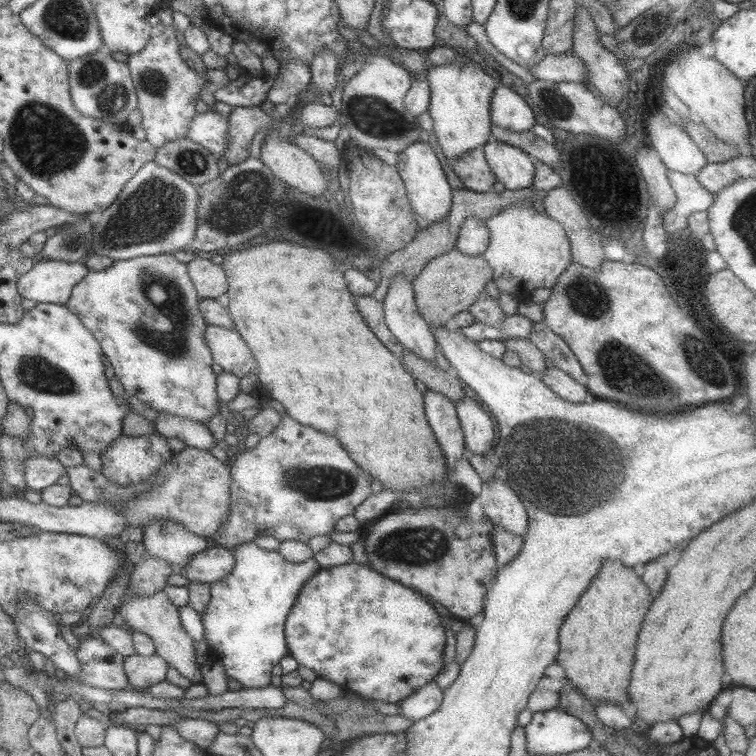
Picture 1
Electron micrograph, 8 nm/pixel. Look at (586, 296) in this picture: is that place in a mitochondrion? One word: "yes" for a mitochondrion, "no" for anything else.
yes

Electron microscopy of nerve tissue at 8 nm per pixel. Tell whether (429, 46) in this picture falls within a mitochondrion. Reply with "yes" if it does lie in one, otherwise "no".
no

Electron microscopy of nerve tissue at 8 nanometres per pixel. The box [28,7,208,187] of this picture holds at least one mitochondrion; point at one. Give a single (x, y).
(112, 99)

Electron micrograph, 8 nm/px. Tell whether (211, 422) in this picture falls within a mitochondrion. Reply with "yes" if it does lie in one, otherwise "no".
no

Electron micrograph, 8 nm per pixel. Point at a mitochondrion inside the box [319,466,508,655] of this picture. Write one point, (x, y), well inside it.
(402, 546)

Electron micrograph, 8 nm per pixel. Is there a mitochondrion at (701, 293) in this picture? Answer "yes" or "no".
no

